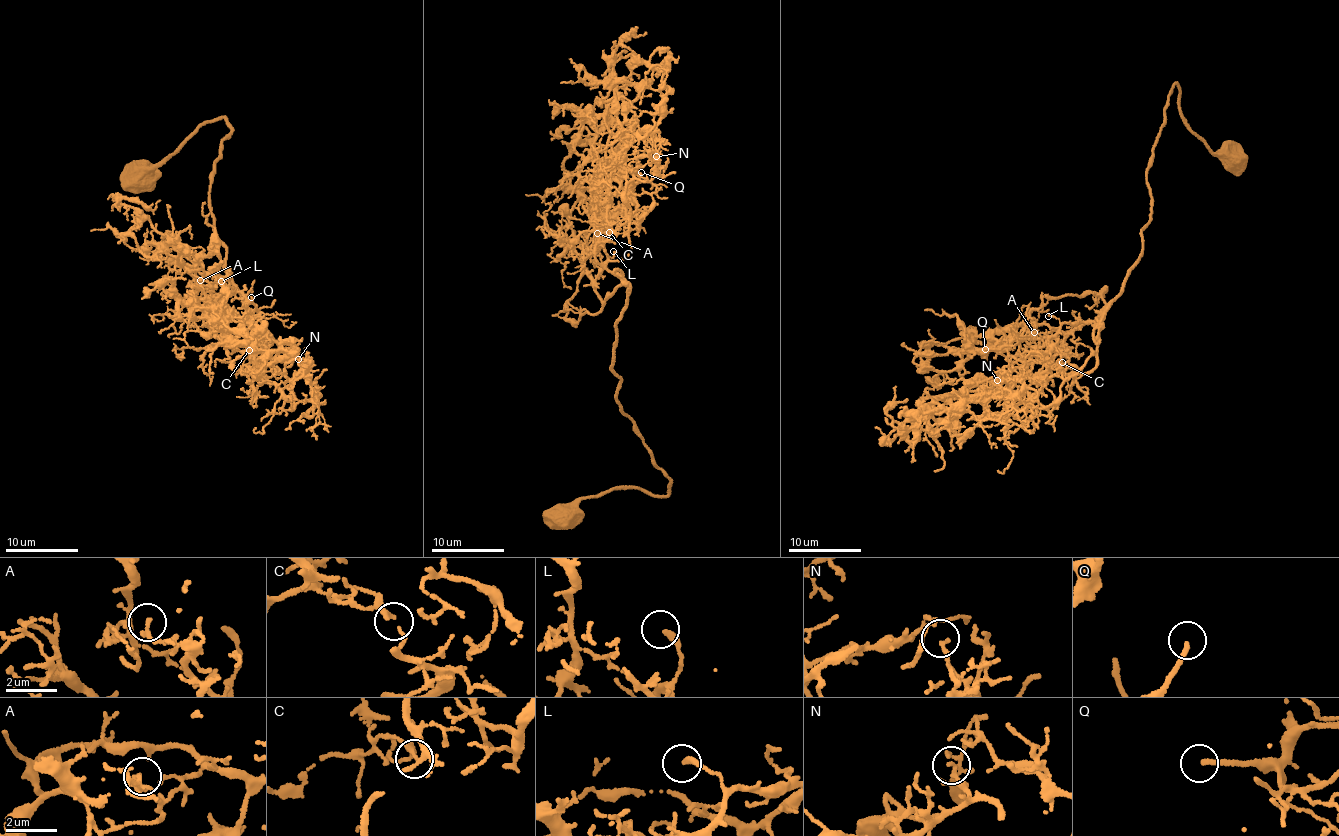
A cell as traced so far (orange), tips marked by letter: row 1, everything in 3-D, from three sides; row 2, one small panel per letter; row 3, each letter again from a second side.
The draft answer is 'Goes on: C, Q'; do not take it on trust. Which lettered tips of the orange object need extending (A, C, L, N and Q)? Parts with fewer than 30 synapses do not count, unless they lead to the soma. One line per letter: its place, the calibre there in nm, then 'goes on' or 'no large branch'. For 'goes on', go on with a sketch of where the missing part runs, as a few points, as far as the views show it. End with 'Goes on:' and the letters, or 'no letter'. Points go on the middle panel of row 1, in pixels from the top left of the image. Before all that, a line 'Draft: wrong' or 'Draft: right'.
Draft: wrong
A: at (597, 233); 150 nm thick; no large branch
C: at (609, 232); 130 nm thick; no large branch
L: at (613, 251); 220 nm thick; no large branch
N: at (656, 156); 120 nm thick; no large branch
Q: at (641, 172); 200 nm thick; goes on; missing branch runs (641, 172), (634, 147), (624, 141), (623, 127), (618, 123), (619, 113)
Goes on: Q

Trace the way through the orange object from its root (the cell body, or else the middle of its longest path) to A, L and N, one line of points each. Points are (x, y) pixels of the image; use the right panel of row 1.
A: (1231, 154), (1183, 120), (1174, 85), (1122, 293), (1100, 324), (1105, 309), (1034, 332)
L: (1231, 154), (1183, 120), (1174, 85), (1122, 293), (1100, 324), (1105, 309), (1048, 316)
N: (1231, 154), (1183, 120), (1174, 85), (1142, 256), (1096, 351), (1048, 405), (997, 380)

